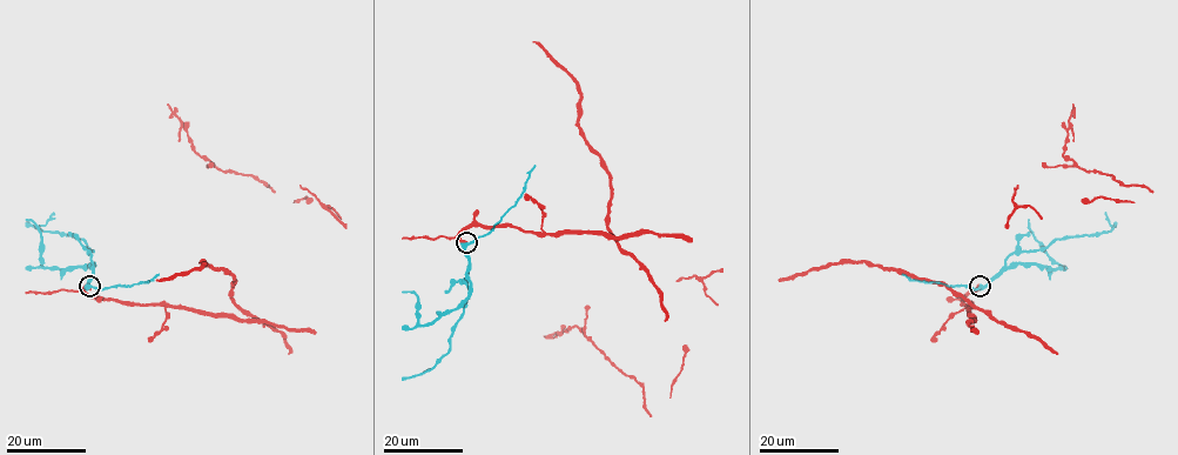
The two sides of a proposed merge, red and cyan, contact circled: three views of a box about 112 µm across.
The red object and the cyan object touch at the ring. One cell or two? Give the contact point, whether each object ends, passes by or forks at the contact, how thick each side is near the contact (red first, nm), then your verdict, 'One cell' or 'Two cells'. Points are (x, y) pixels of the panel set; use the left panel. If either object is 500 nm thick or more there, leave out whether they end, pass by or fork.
Place: (89, 286). Thickness 360 nm (red) against 500 nm. One cell

